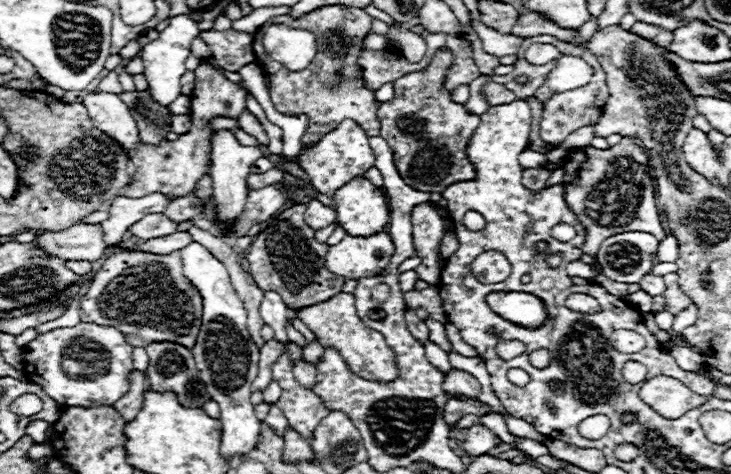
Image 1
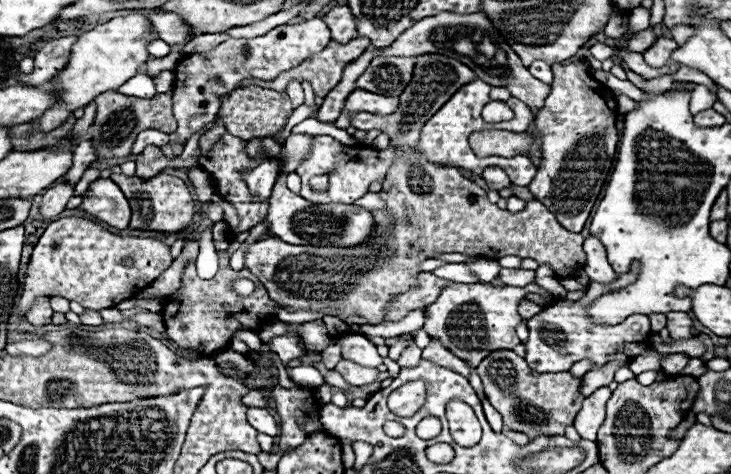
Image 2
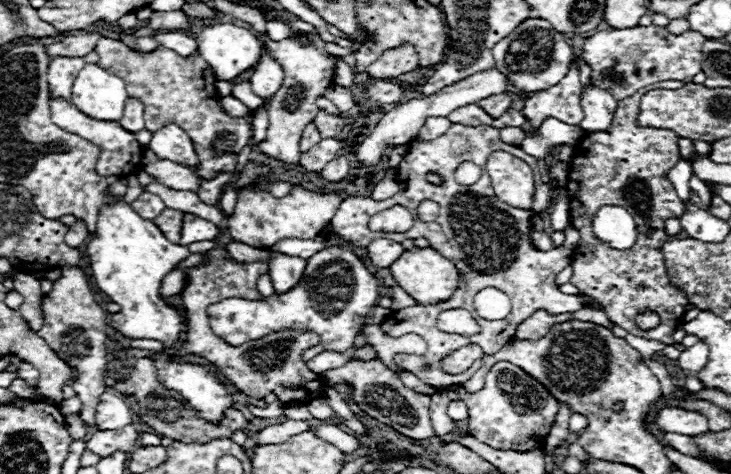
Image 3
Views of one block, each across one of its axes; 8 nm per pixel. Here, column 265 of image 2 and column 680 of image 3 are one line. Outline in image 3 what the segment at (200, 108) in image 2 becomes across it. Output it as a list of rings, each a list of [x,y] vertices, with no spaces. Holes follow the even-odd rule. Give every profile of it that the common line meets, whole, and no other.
[[[636,26],[622,30],[596,32],[586,38],[582,46],[582,60],[592,68],[592,84],[612,92],[616,100],[624,100],[638,92],[642,86],[662,82],[662,80],[682,80],[692,82],[700,72],[702,64],[702,44],[706,38],[700,32],[688,30],[684,34],[670,34],[660,26]]]

